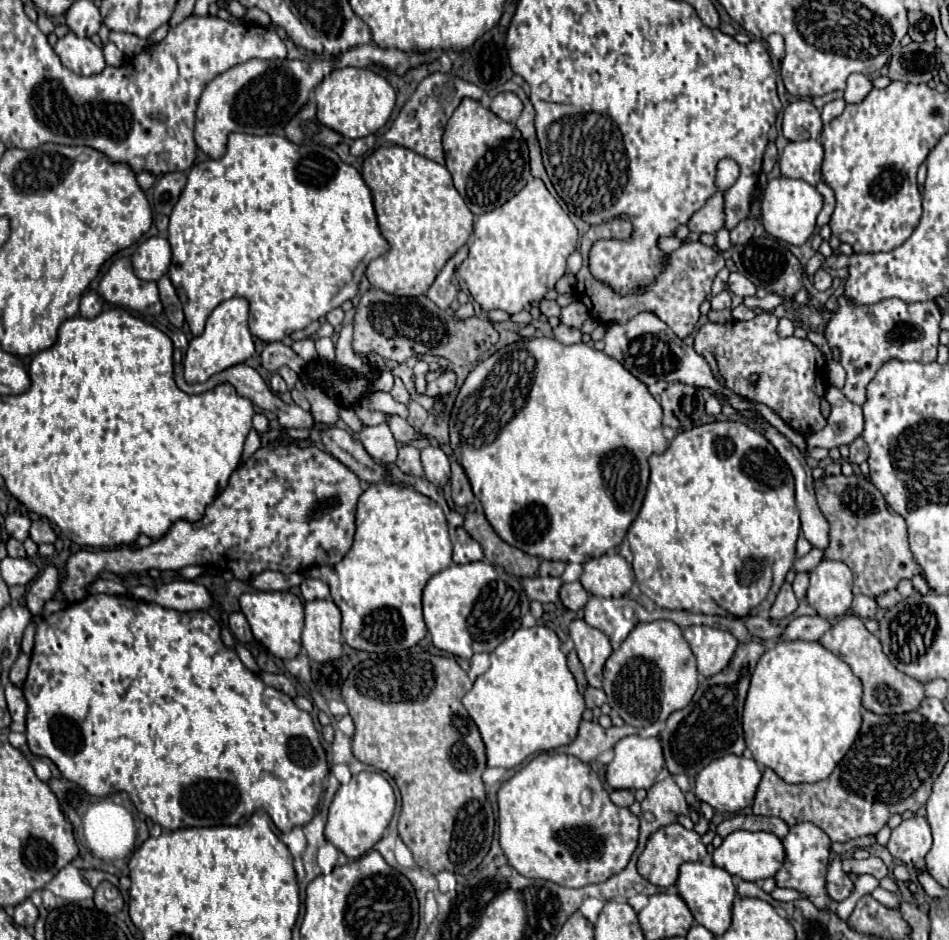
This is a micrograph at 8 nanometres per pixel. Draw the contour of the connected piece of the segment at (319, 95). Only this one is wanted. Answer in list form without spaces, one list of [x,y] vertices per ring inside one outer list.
[[[340,67],[324,77],[316,87],[316,119],[346,139],[360,139],[376,133],[388,121],[394,109],[394,99],[392,85],[380,73],[374,73],[372,69]]]

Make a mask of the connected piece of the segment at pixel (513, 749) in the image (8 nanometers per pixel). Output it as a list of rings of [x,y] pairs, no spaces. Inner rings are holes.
[[[546,625],[518,629],[490,653],[490,669],[474,681],[474,687],[462,699],[466,711],[480,729],[486,745],[488,767],[518,767],[526,757],[570,745],[578,735],[584,713],[584,697],[576,689],[576,681],[566,667],[566,655],[560,651],[558,635]]]

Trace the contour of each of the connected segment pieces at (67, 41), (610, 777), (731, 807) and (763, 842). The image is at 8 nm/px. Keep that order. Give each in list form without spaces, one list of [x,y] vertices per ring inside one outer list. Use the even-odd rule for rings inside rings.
[[[72,31],[58,39],[54,47],[62,65],[76,75],[96,75],[106,67],[102,47],[94,45],[86,37],[78,37]]]
[[[628,735],[614,745],[614,759],[606,765],[606,785],[608,789],[650,789],[654,777],[662,771],[664,757],[658,737],[642,739],[638,735]]]
[[[720,757],[716,761],[712,761],[712,765],[704,767],[698,777],[696,777],[696,799],[702,803],[708,803],[712,809],[720,811],[720,813],[736,813],[744,807],[748,807],[754,799],[756,787],[760,783],[760,767],[756,765],[754,759],[746,759],[746,757]]]
[[[734,831],[723,839],[722,845],[718,849],[714,849],[712,863],[744,881],[762,881],[766,877],[774,877],[776,871],[780,869],[780,865],[784,863],[784,847],[782,847],[780,839],[772,833]]]

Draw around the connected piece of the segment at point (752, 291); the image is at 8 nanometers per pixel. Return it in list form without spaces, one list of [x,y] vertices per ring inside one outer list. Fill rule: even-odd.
[[[732,273],[732,275],[730,275],[728,289],[730,289],[734,295],[738,295],[738,297],[752,297],[752,295],[756,295],[756,291],[758,291],[758,287],[756,287],[748,277],[744,277],[744,275],[740,275],[740,273]]]

